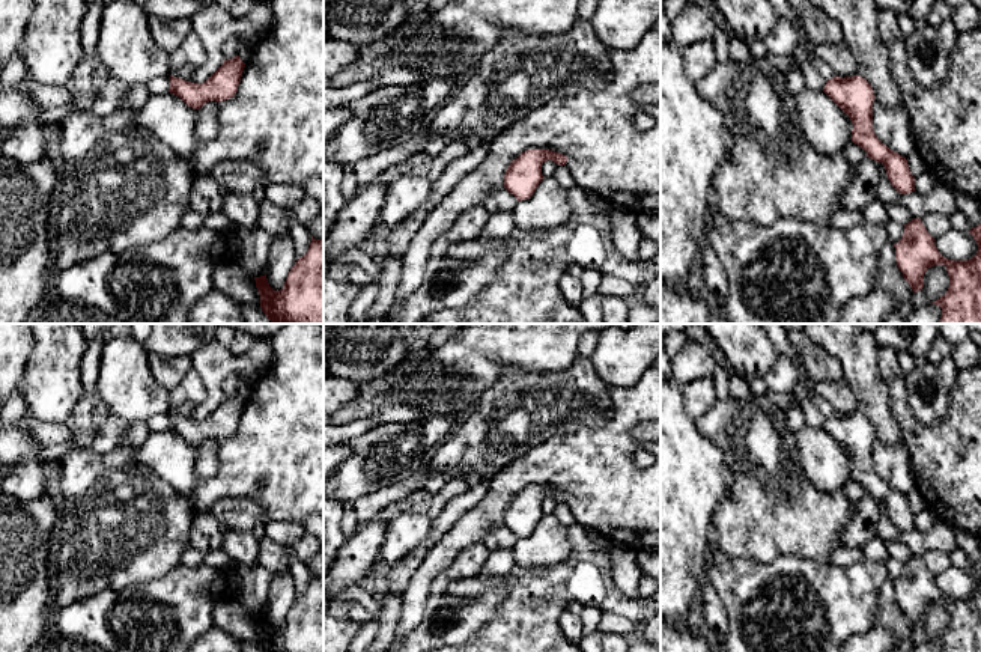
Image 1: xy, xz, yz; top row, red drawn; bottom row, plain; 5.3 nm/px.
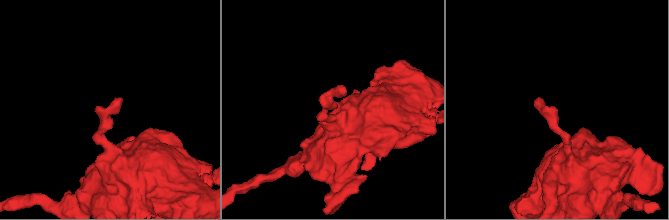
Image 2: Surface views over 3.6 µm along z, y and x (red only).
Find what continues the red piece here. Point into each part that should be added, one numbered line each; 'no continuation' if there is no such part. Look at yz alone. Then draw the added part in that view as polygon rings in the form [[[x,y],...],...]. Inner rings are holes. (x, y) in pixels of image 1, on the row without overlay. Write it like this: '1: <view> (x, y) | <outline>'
no continuation

